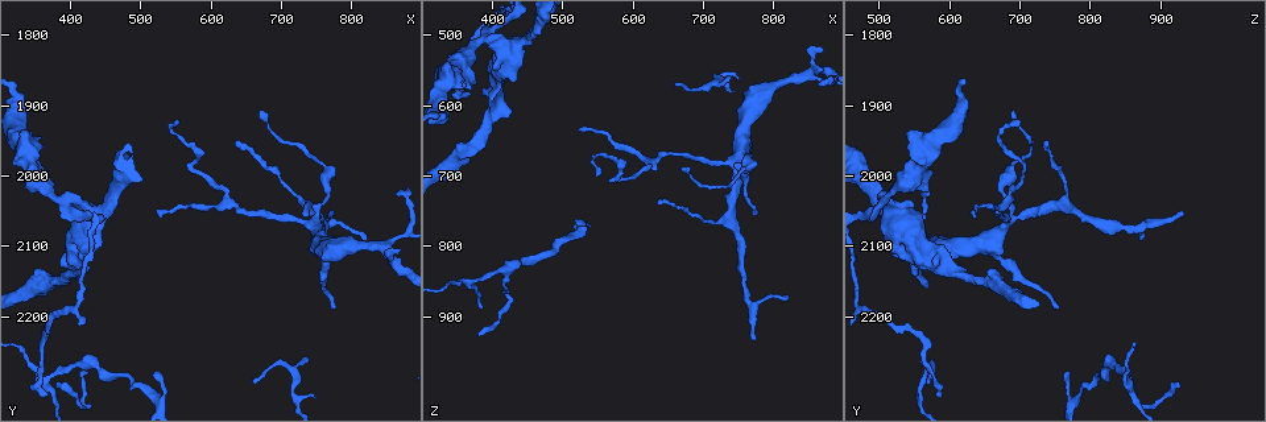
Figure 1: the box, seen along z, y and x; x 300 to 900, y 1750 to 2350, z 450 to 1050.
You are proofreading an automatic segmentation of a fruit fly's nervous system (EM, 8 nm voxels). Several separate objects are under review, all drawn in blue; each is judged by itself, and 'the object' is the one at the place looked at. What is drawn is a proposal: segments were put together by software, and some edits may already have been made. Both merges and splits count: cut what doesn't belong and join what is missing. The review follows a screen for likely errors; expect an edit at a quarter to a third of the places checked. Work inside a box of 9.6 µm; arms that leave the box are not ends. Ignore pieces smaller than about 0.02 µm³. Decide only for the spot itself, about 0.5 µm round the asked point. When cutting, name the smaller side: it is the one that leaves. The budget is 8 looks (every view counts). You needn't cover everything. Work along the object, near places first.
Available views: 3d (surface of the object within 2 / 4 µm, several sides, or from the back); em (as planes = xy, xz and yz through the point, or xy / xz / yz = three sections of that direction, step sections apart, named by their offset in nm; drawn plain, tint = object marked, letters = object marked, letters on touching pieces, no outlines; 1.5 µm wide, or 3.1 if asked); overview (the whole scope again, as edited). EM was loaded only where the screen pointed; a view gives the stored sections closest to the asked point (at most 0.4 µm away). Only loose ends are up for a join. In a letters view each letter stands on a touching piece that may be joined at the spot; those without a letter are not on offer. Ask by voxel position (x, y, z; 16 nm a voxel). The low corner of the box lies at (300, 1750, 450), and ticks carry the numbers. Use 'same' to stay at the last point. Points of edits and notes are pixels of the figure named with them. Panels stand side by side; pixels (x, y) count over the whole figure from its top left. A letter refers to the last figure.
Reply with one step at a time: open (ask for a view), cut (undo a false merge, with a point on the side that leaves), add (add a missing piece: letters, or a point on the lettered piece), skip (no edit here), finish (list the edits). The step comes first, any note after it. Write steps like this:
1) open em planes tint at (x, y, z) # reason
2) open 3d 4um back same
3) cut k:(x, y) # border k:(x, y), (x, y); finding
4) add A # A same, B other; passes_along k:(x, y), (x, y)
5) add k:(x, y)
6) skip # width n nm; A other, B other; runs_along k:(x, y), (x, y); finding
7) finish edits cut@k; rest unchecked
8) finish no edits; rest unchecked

open 3d 2um at (670, 1905, 690)

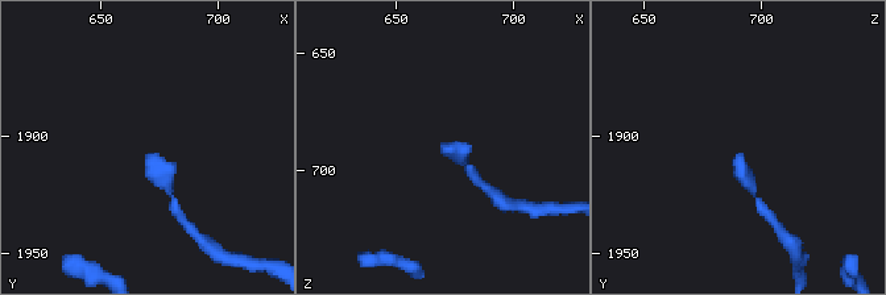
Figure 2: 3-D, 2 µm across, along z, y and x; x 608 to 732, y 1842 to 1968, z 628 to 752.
open em planes letters at (672, 1907, 691)

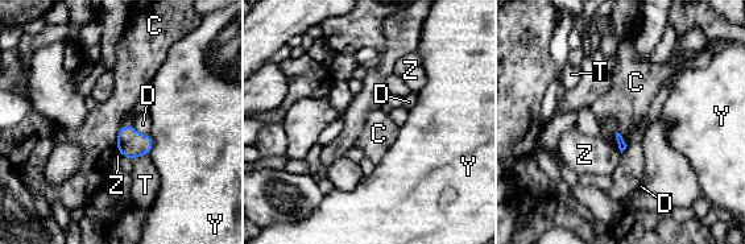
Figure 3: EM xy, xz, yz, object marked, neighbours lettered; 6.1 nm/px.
skip # longest_contact C 160 nm; C other, D other, T other, Y other, Z other; border 3:(121, 127), (118, 133), (116, 151); none of them fits

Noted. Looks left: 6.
open em planes letters at (820, 2090, 875) # free end

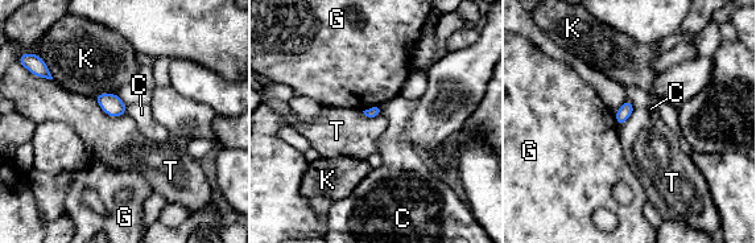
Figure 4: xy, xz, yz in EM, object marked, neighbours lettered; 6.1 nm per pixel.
skip # width 70 nm; C other, G other, K other, T other; border 4:(94, 97), (108, 115), (126, 114); no lettered piece goes on from it

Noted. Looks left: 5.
open em xy step 4 tint at (380, 2295, 925) # free end

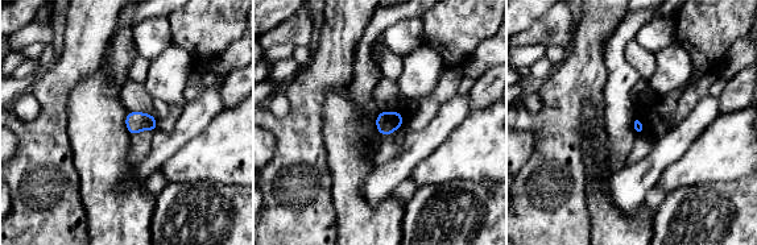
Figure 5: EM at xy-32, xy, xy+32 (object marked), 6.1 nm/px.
open em planes letters same

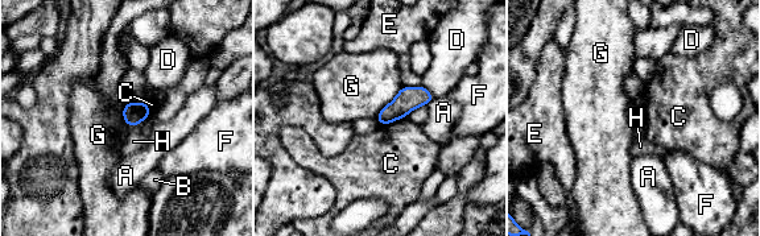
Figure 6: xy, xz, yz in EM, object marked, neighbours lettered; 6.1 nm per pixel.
skip # longest_contact G 260 nm; A other, B other, C other, D other, E other, F other, G other, H other; no lettered piece goes on from it

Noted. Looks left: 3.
finish no edits; rest unchecked

